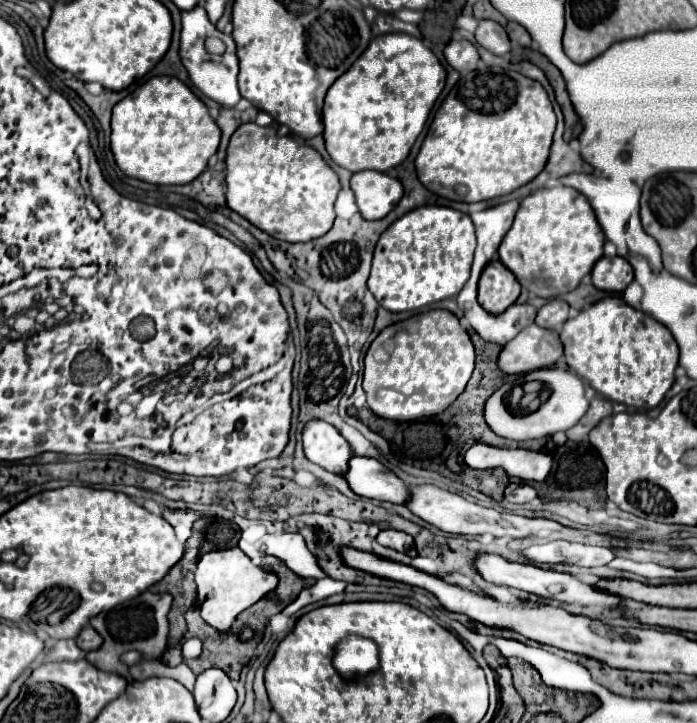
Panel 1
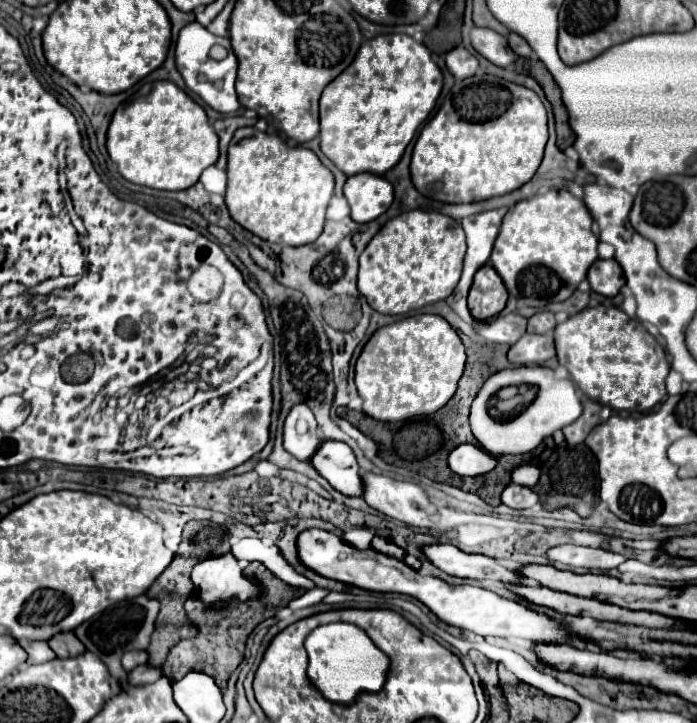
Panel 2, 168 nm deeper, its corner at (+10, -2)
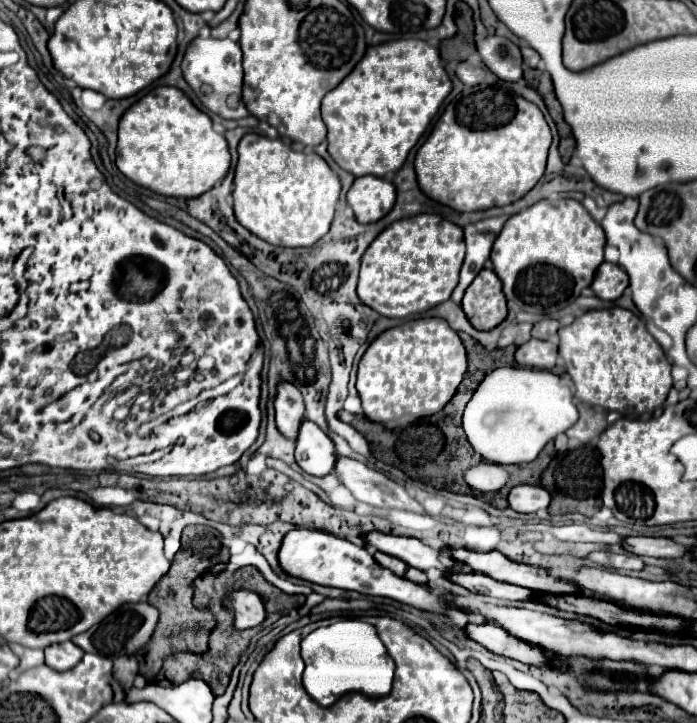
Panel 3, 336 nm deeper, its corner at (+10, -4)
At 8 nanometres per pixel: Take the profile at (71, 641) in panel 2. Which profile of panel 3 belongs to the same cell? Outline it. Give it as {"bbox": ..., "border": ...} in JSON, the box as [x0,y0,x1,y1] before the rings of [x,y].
{"bbox":[44,642,84,672],"border":[[[62,642],[62,644],[52,644],[44,650],[44,656],[46,656],[46,664],[58,672],[64,672],[64,670],[70,670],[74,668],[80,658],[84,656],[84,652],[72,644],[72,642]]]}

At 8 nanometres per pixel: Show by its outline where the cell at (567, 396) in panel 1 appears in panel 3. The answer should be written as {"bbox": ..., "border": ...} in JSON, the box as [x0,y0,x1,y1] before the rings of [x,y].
{"bbox":[464,368,578,466],"border":[[[496,368],[480,382],[466,404],[464,432],[472,448],[488,462],[502,466],[532,462],[550,440],[576,424],[578,408],[572,398],[572,390],[548,370]]]}

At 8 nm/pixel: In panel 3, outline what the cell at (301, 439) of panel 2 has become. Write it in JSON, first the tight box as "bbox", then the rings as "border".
{"bbox":[274,380,304,440],"border":[[[280,380],[276,386],[274,410],[276,410],[278,430],[286,438],[296,440],[300,420],[304,418],[304,402],[300,396],[300,390],[294,384],[288,384],[288,380]]]}

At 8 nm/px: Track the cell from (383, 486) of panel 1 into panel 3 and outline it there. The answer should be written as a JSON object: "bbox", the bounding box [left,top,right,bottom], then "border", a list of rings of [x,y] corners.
{"bbox":[296,420,336,476],"border":[[[302,420],[296,438],[296,462],[312,476],[326,476],[336,462],[334,442],[310,420]]]}

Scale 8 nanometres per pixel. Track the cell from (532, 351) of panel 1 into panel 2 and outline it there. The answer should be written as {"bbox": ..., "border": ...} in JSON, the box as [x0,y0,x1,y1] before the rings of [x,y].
{"bbox":[508,334,554,366],"border":[[[524,334],[514,346],[508,350],[508,360],[514,366],[532,366],[532,364],[544,364],[546,360],[554,358],[554,340],[550,334],[534,336]]]}

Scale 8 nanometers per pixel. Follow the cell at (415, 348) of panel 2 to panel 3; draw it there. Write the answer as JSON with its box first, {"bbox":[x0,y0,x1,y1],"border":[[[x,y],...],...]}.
{"bbox":[356,318,466,422],"border":[[[442,318],[410,320],[382,332],[358,364],[356,390],[372,422],[390,422],[404,414],[416,418],[440,412],[454,396],[466,372],[466,350],[458,334]]]}

